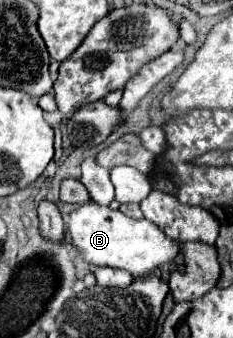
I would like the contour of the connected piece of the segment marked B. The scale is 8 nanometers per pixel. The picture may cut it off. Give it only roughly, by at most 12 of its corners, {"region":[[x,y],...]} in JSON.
{"region":[[85,203],[67,235],[91,265],[153,275],[181,243],[147,219]]}

